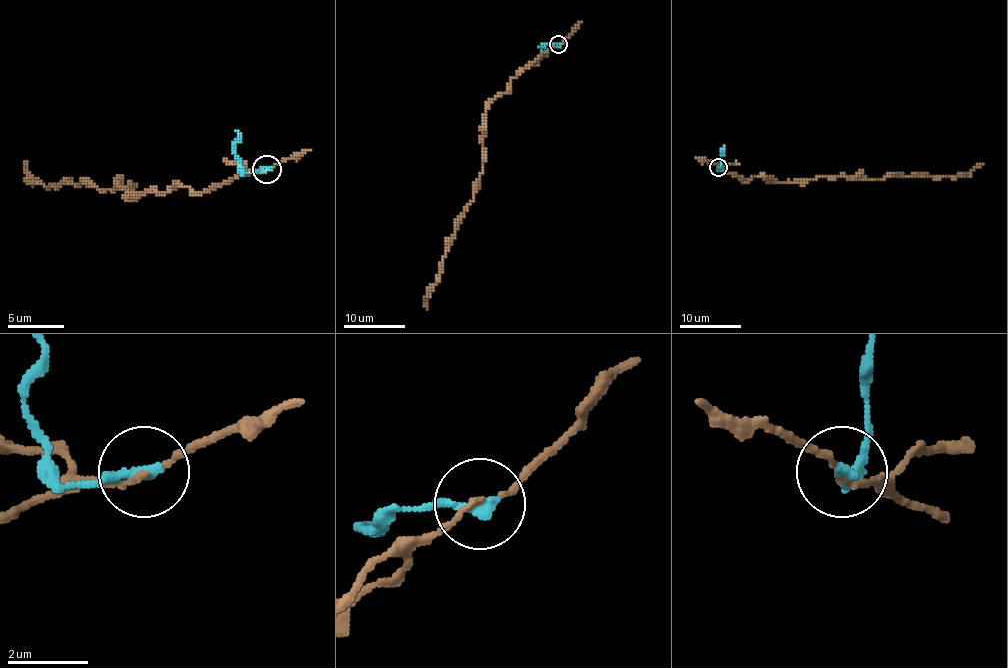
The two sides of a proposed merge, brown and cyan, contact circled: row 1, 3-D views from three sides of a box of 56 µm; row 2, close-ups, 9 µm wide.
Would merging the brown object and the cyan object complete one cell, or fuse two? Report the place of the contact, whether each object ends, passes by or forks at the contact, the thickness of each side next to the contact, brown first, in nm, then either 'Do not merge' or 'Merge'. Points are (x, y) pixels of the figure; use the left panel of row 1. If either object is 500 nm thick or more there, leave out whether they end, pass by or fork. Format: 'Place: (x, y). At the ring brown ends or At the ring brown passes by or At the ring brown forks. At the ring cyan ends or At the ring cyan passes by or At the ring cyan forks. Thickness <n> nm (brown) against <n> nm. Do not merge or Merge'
Place: (267, 169). At the ring brown passes by. At the ring cyan ends. Thickness 120 nm (brown) against 300 nm. Do not merge

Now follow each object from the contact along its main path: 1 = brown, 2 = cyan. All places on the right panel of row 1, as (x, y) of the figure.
1: (718, 168), (743, 180), (763, 177), (779, 183), (846, 176), (868, 179), (899, 174), (958, 177), (984, 163)
2: (718, 168), (723, 146)

